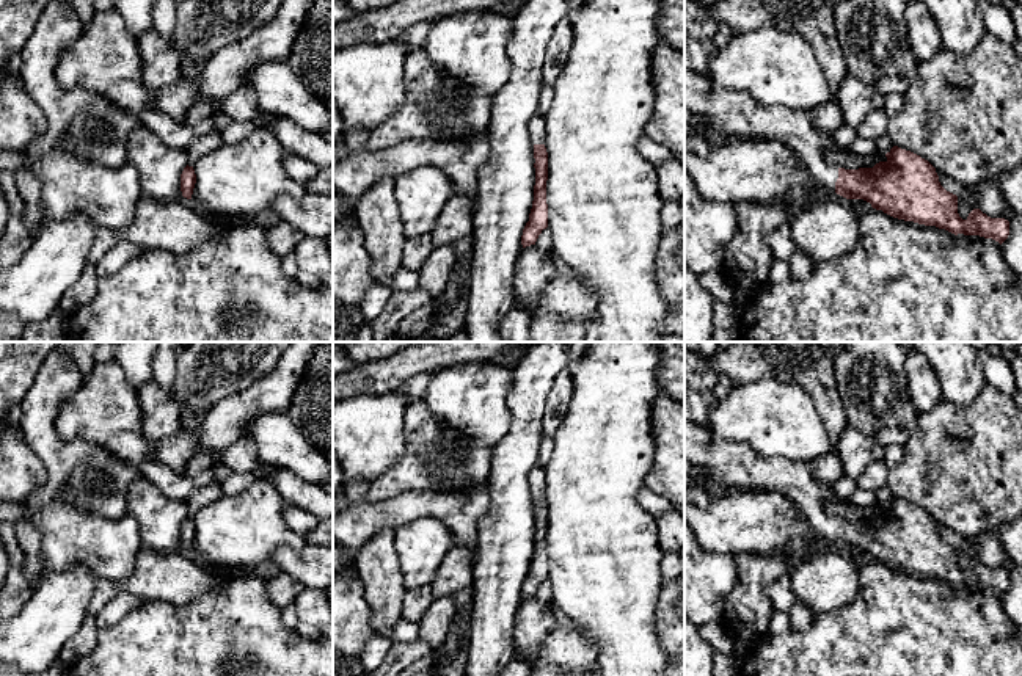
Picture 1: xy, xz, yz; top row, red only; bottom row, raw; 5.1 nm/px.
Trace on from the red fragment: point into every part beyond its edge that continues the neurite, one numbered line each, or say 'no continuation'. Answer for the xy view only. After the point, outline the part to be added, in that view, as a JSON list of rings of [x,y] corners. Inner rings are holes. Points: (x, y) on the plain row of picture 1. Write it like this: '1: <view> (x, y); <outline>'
1: xy (198, 497); [[[210,483],[199,488],[195,488],[184,500],[187,503],[188,518],[195,518],[195,514],[204,508],[207,503],[217,500],[223,496],[221,483]]]

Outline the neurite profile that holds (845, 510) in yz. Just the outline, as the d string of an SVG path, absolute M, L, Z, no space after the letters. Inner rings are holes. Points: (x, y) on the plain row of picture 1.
M827 500L823 505L824 511L830 518L845 519L845 521L859 521L859 519L873 519L879 513L887 513L885 505L874 503L871 507L857 507L849 500Z

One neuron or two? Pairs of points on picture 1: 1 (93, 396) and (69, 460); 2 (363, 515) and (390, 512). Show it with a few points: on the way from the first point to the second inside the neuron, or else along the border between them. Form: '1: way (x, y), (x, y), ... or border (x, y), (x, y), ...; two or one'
1: border (58, 407), (62, 438), (112, 452); two
2: way (369, 515), (383, 515); one

